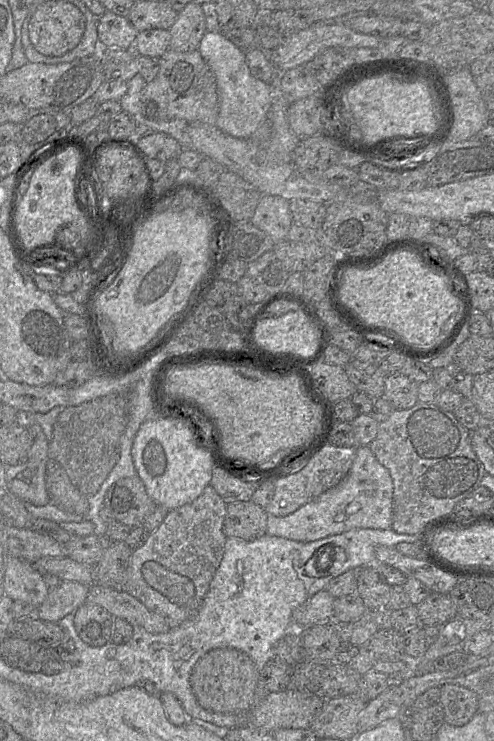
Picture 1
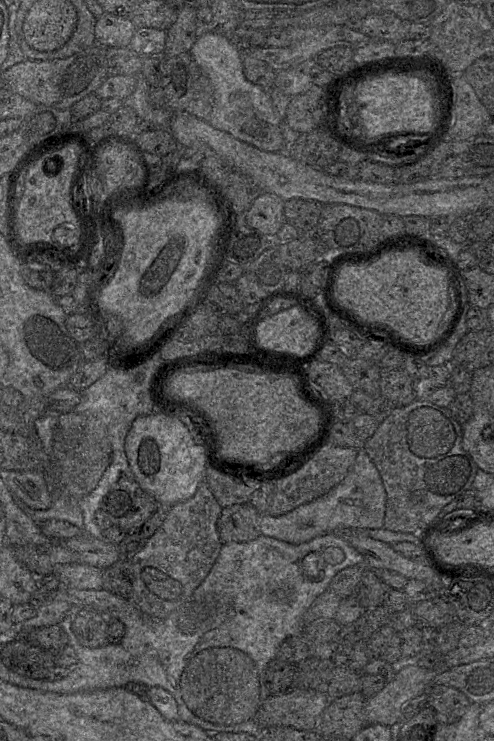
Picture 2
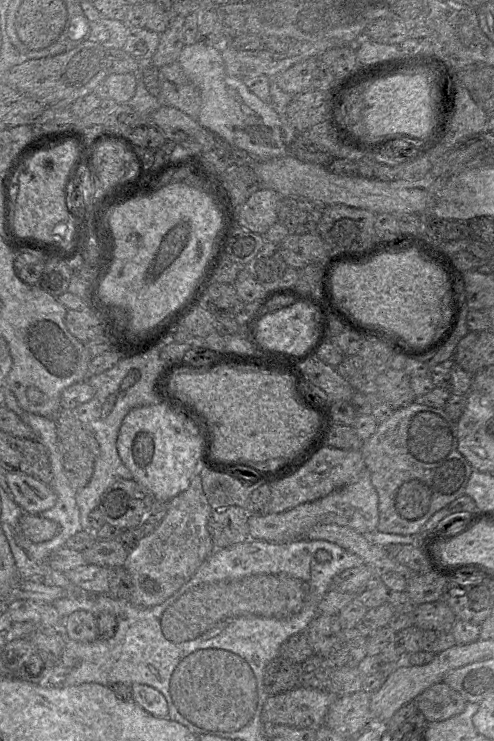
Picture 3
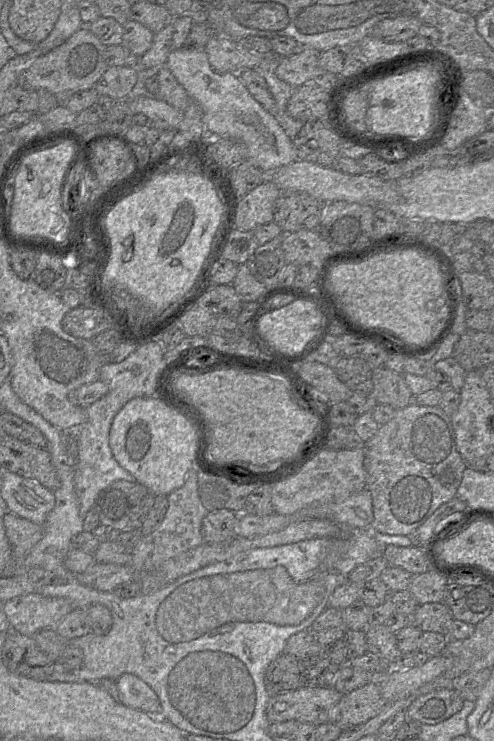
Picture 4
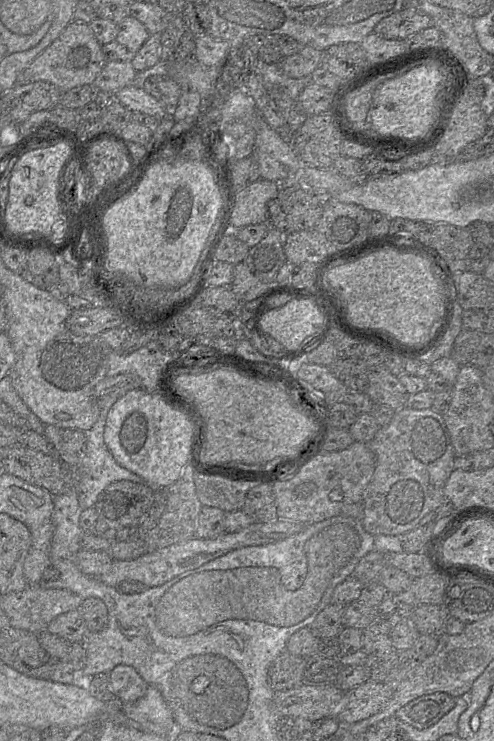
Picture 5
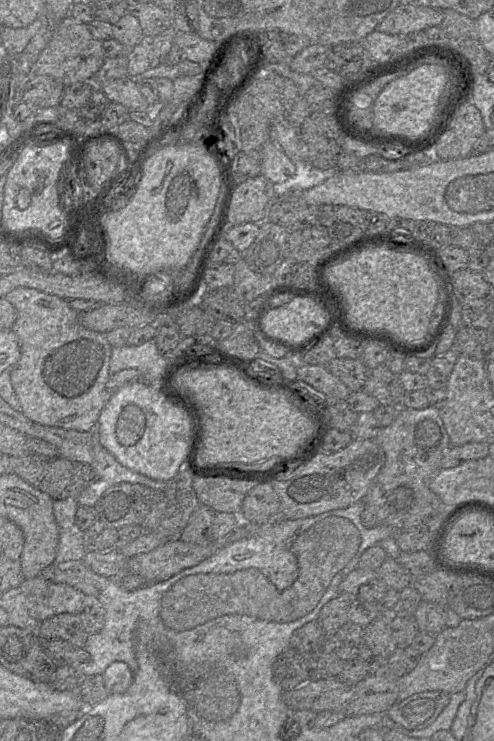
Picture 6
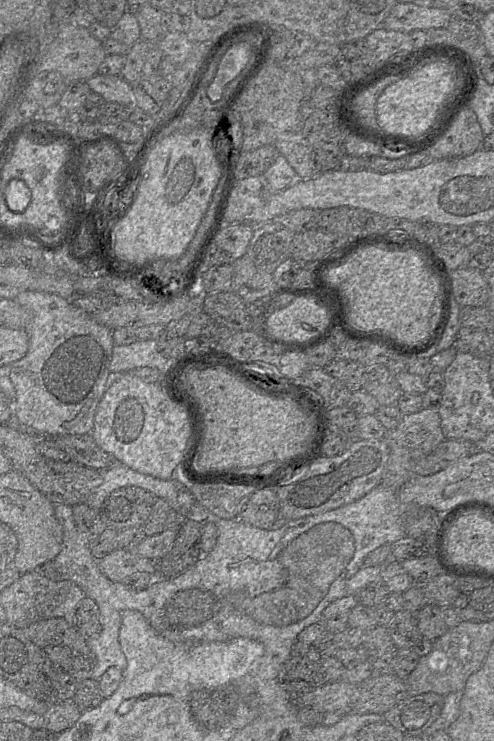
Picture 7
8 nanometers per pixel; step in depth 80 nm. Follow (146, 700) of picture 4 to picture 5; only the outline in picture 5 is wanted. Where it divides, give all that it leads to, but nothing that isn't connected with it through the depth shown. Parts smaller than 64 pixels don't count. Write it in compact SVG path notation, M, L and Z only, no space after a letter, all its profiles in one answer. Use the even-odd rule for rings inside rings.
M119 665L108 676L115 697L122 704L134 703L146 693L148 684L131 666Z

